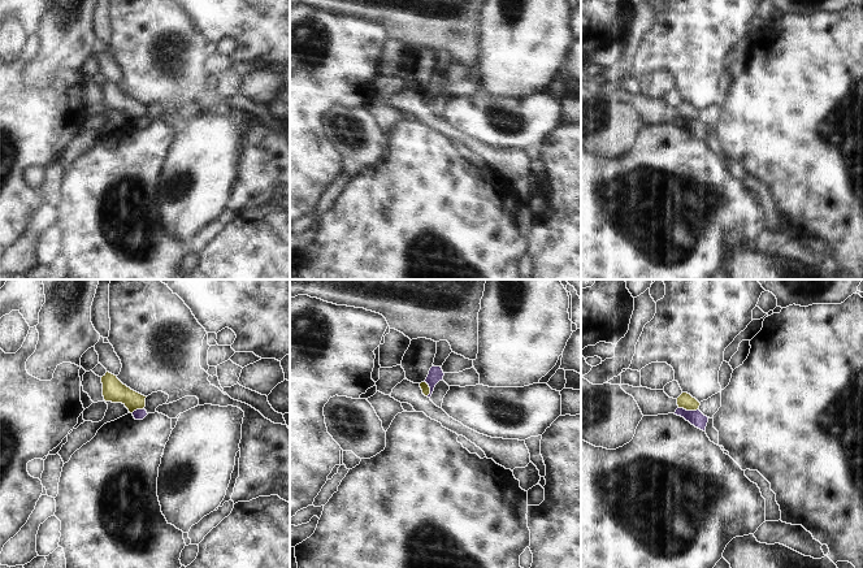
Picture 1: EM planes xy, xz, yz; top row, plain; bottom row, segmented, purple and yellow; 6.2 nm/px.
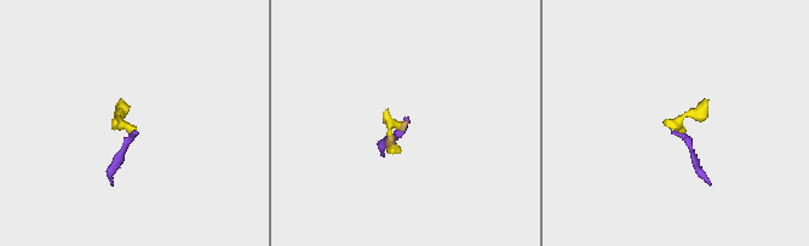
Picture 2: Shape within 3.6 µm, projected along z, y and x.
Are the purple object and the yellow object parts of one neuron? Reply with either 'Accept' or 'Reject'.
Reject

